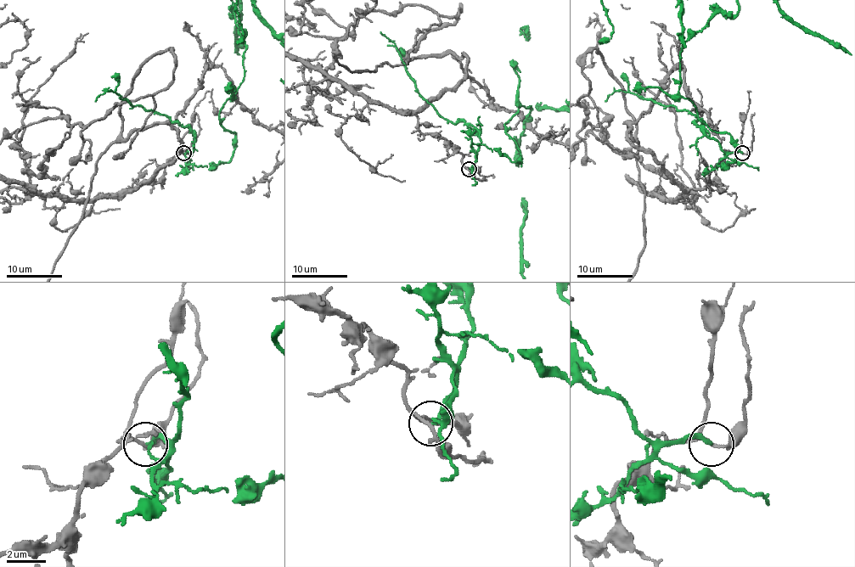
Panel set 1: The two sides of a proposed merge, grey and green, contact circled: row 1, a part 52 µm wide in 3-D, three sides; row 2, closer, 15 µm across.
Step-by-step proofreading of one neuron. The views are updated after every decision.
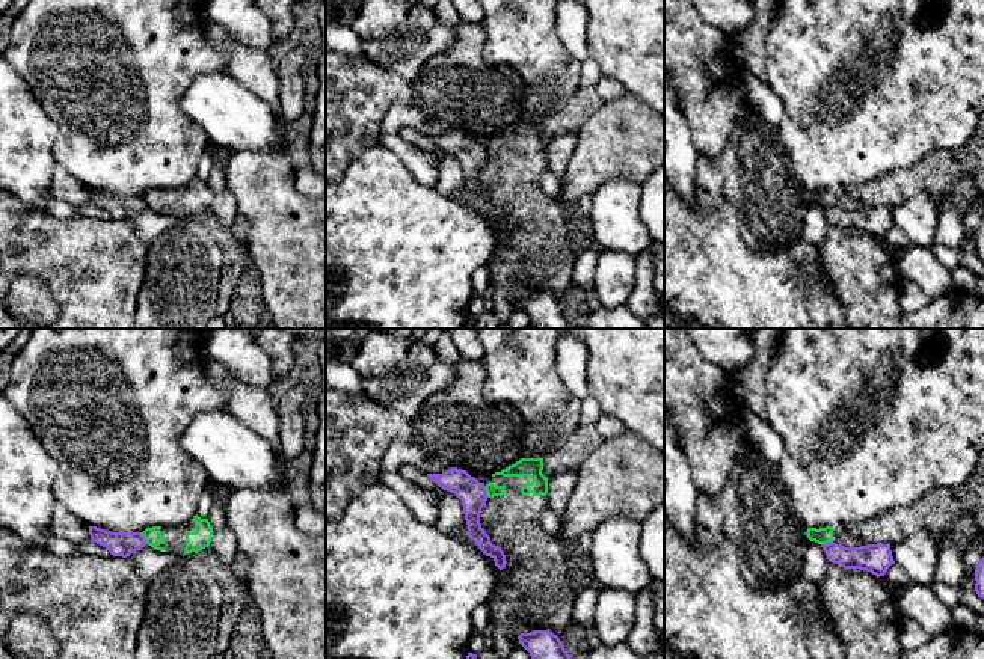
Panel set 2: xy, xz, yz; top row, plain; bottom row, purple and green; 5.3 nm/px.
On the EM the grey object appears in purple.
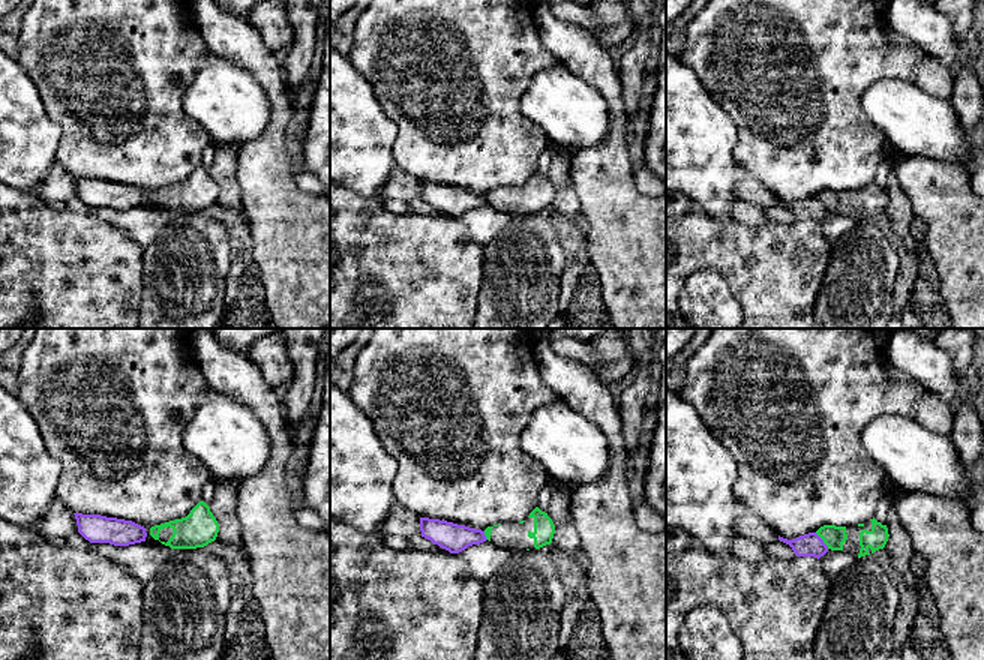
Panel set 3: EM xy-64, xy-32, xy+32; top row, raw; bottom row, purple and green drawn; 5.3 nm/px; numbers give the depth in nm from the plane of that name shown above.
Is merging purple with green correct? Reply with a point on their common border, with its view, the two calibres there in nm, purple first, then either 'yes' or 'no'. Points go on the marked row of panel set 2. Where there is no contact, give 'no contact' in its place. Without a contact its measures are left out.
meets purple in xy at (144, 539); 130 nm thick on the purple side, 90 nm on the other; no

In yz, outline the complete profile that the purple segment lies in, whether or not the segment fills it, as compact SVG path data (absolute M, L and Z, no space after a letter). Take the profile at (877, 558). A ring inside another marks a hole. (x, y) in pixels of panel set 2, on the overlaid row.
M836 543L821 544L830 562L844 569L860 569L872 575L884 576L895 564L890 544L868 544L860 547L844 547Z

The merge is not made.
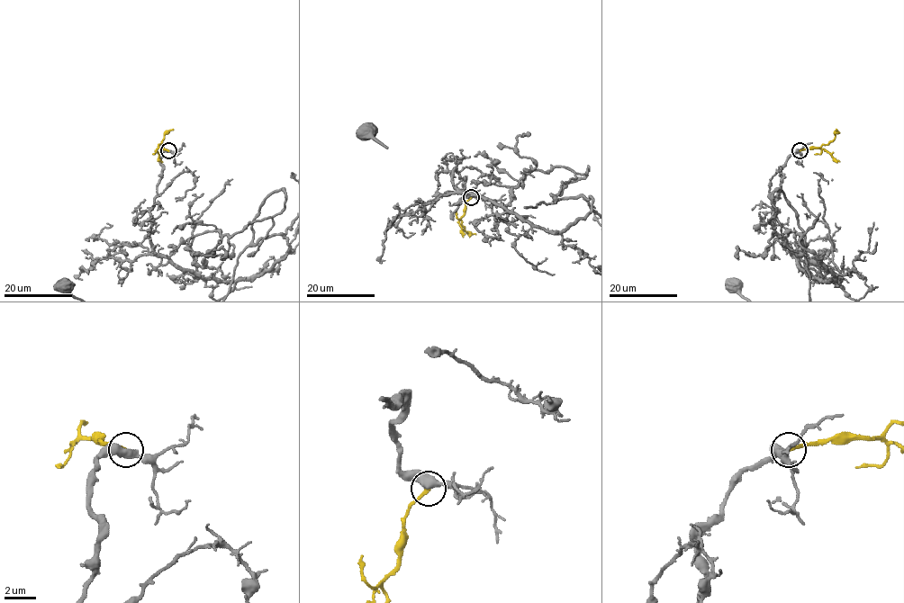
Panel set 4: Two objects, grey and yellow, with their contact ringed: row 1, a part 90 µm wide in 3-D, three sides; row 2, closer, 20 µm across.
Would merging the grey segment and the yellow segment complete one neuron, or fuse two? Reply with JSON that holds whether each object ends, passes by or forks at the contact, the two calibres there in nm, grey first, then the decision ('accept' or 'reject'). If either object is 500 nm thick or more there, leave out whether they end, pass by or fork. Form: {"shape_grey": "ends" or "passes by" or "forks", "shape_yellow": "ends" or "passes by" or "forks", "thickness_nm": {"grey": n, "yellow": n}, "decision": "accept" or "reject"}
{"thickness_nm": {"grey": 500, "yellow": 240}, "decision": "accept"}

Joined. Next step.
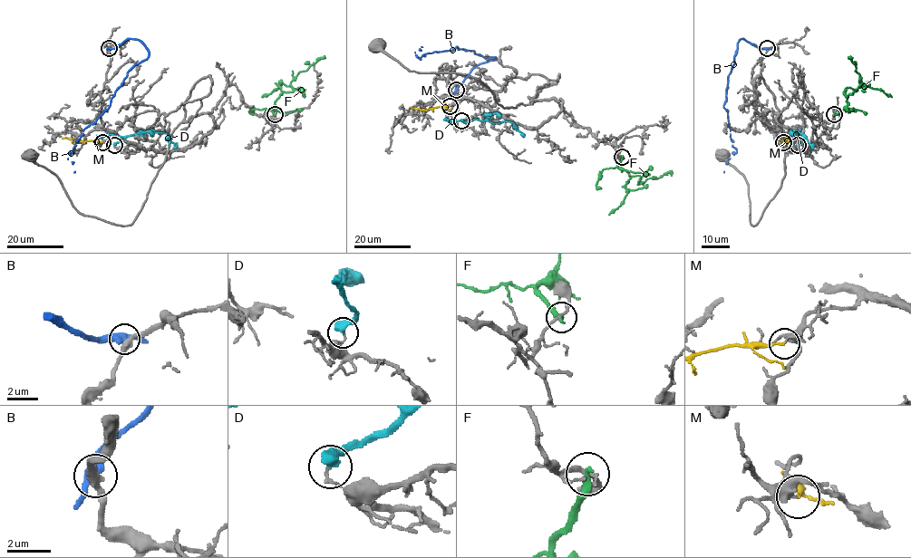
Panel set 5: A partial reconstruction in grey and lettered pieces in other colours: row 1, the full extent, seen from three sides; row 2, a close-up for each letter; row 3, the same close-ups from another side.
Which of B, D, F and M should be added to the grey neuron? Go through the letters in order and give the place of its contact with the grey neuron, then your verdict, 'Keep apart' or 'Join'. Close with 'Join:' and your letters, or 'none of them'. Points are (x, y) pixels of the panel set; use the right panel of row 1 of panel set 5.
B: Touches grey at (767, 48). Keep apart
D: Touches grey at (798, 145). Keep apart
F: Touches grey at (834, 114). Keep apart
M: Touches grey at (783, 142). Keep apart
Join: none of them

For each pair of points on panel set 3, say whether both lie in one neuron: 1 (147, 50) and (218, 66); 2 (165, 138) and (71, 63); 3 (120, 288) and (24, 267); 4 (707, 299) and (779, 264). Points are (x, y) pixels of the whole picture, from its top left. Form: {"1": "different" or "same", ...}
{"1": "different", "2": "same", "3": "same", "4": "different"}

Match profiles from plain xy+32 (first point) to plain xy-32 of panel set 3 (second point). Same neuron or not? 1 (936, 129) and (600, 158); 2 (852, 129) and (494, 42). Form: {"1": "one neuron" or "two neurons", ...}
{"1": "two neurons", "2": "one neuron"}

